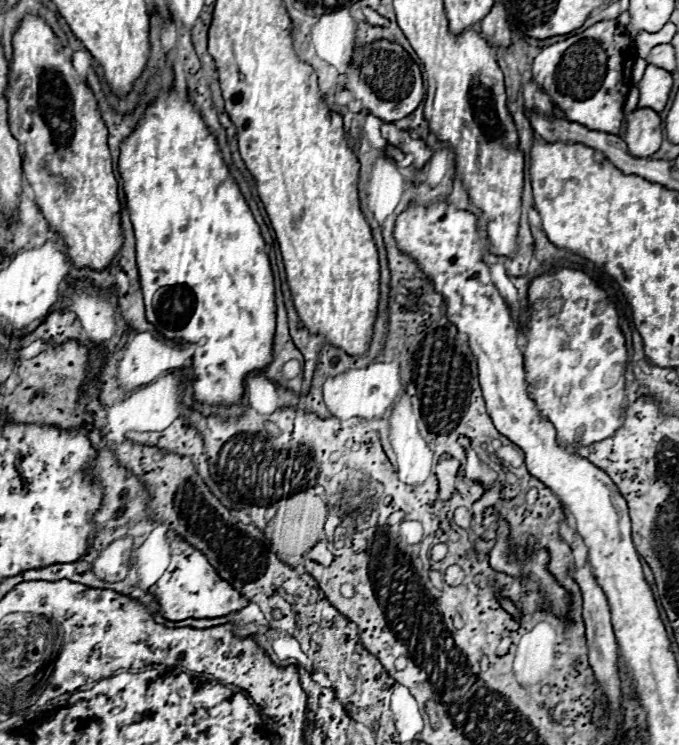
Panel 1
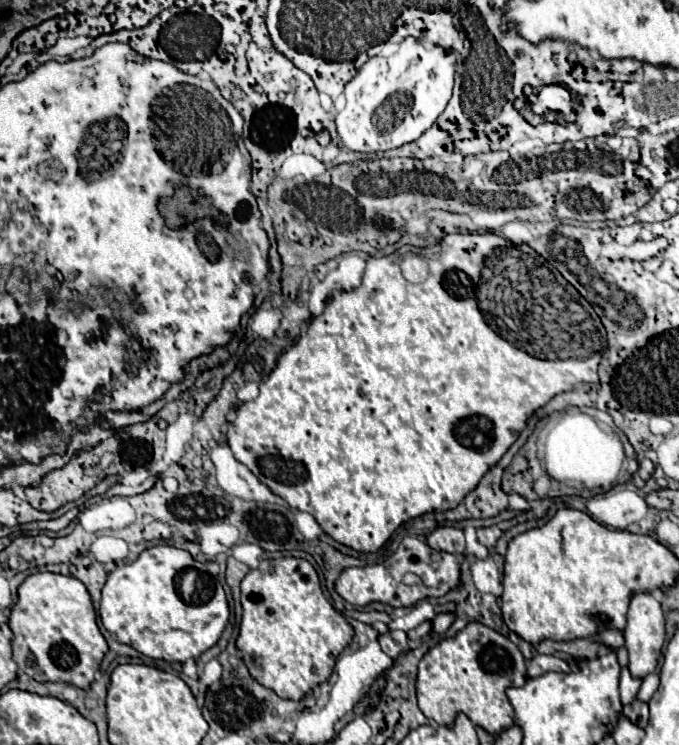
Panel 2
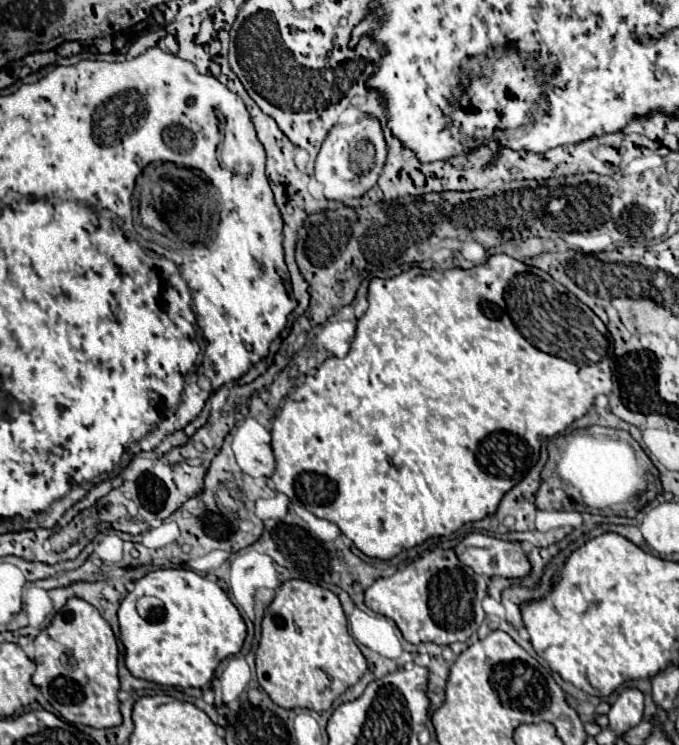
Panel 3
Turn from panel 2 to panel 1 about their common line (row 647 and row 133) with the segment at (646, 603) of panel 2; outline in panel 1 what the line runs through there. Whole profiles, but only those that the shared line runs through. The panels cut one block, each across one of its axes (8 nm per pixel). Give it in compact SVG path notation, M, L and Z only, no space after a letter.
M636 108L626 116L628 130L624 142L632 156L652 156L662 144L662 120L650 108Z

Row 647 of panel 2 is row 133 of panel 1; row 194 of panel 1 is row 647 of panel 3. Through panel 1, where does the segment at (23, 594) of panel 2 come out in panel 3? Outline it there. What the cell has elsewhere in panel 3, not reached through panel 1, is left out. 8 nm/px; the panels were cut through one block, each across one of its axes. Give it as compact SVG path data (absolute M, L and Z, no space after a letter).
M72 598L54 616L50 628L36 636L36 672L32 682L40 688L42 696L72 724L92 728L112 728L122 724L118 700L118 646L110 624L100 612L80 600Z

